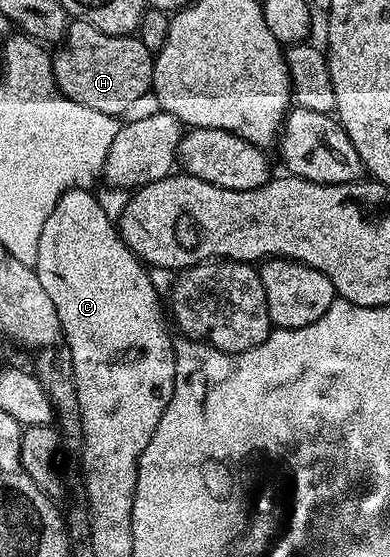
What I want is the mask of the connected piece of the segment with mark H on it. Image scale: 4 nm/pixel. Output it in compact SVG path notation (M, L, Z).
M74 19L67 24L62 47L59 53L53 54L54 75L58 90L68 99L92 107L93 110L121 118L125 109L132 108L145 93L147 96L151 92L154 83L155 54L150 53L148 47L144 47L144 43L140 43L137 35L108 35L92 27L92 23Z

